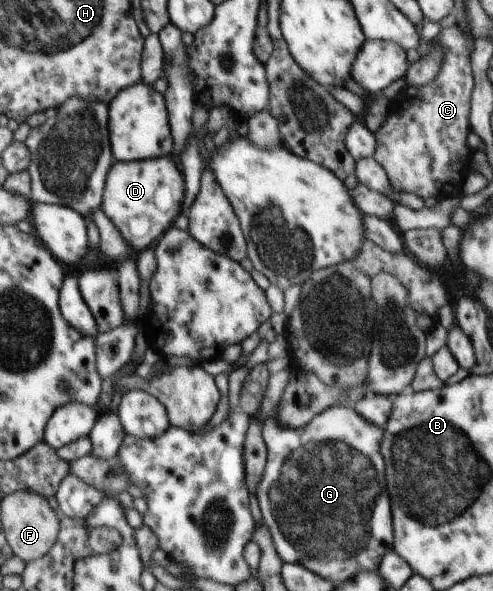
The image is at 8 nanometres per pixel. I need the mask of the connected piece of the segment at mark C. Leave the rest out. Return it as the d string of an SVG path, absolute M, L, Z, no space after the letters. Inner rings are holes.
M457 25L442 27L431 42L418 49L419 55L432 51L436 41L444 51L440 73L422 87L408 84L393 98L389 116L373 133L378 149L373 159L386 171L396 192L412 193L424 200L436 197L439 201L461 196L466 178L472 172L473 150L467 138L471 133L468 117L474 89L470 55L475 39Z

